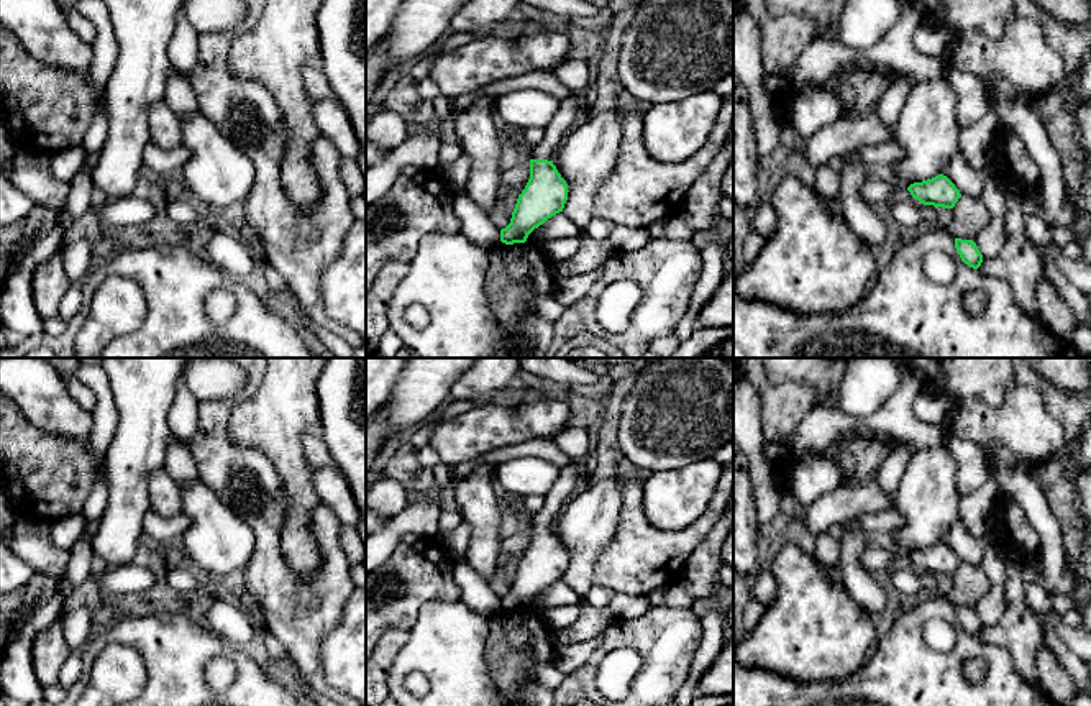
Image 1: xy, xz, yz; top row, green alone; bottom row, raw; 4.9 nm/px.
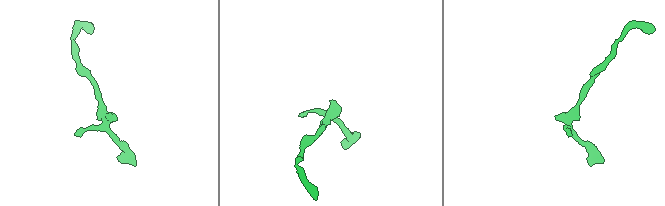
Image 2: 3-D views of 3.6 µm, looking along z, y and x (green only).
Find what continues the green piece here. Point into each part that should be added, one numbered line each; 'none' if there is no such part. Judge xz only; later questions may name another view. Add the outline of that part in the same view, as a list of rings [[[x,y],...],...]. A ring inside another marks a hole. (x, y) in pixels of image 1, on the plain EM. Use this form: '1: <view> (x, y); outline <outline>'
1: xz (570, 475); outline [[[568,463],[559,468],[559,476],[548,494],[545,494],[545,506],[532,516],[530,527],[551,529],[563,506],[569,501],[573,491],[579,486],[584,476],[586,465]]]

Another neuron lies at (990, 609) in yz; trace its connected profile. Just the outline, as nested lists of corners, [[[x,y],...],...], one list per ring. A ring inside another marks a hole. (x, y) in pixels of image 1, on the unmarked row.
[[[993,529],[981,540],[984,547],[981,566],[991,583],[991,588],[973,609],[983,626],[996,626],[1006,609],[1004,583],[1009,560],[1006,547],[997,540]]]

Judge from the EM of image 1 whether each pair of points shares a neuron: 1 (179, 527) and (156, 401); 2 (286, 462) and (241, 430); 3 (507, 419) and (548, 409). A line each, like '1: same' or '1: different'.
1: different
2: same
3: same

